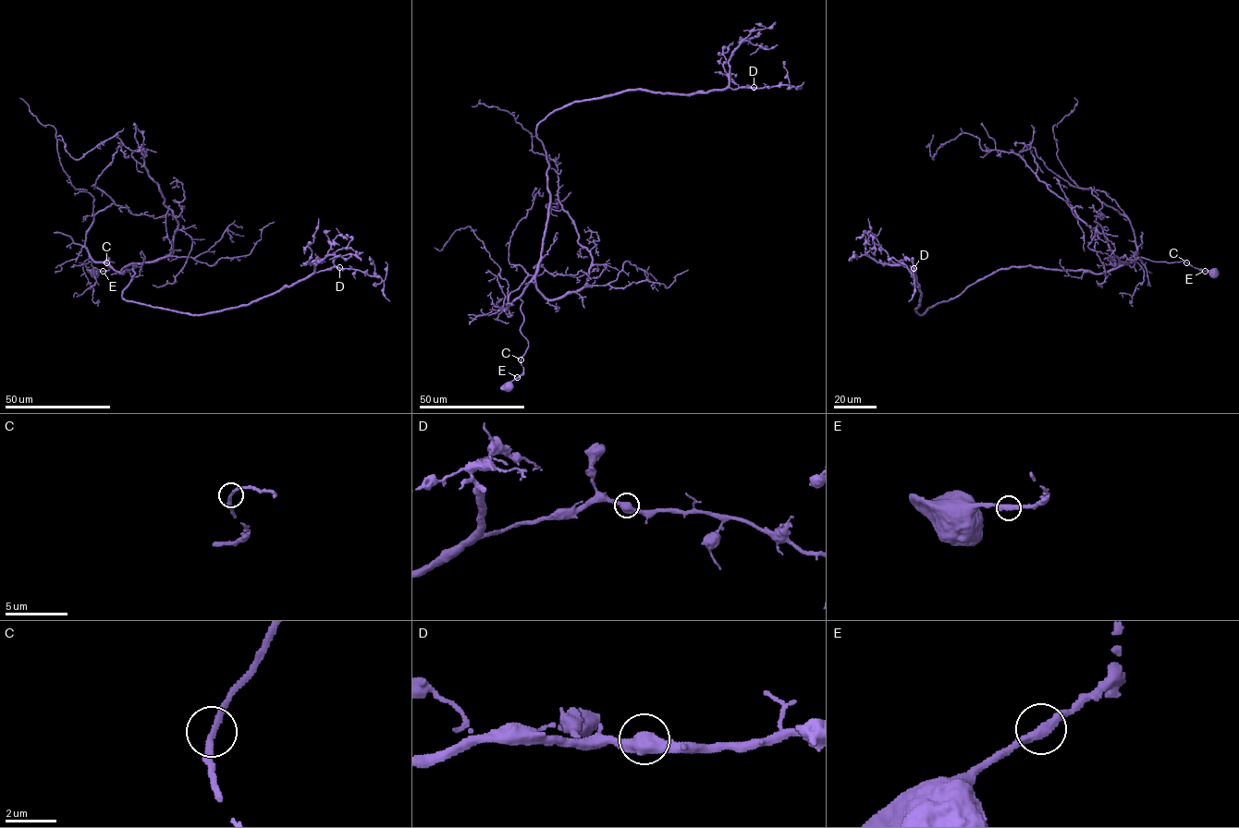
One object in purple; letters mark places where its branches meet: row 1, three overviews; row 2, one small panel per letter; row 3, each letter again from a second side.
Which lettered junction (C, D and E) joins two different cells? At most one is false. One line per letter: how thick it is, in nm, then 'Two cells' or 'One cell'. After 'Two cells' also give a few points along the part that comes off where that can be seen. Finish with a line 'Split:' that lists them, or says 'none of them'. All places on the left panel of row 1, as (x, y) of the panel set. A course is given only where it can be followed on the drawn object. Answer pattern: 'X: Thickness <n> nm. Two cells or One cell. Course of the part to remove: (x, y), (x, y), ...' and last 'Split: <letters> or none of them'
C: Thickness 240 nm. One cell
D: Thickness 600 nm. One cell
E: Thickness 420 nm. One cell
Split: none of them

